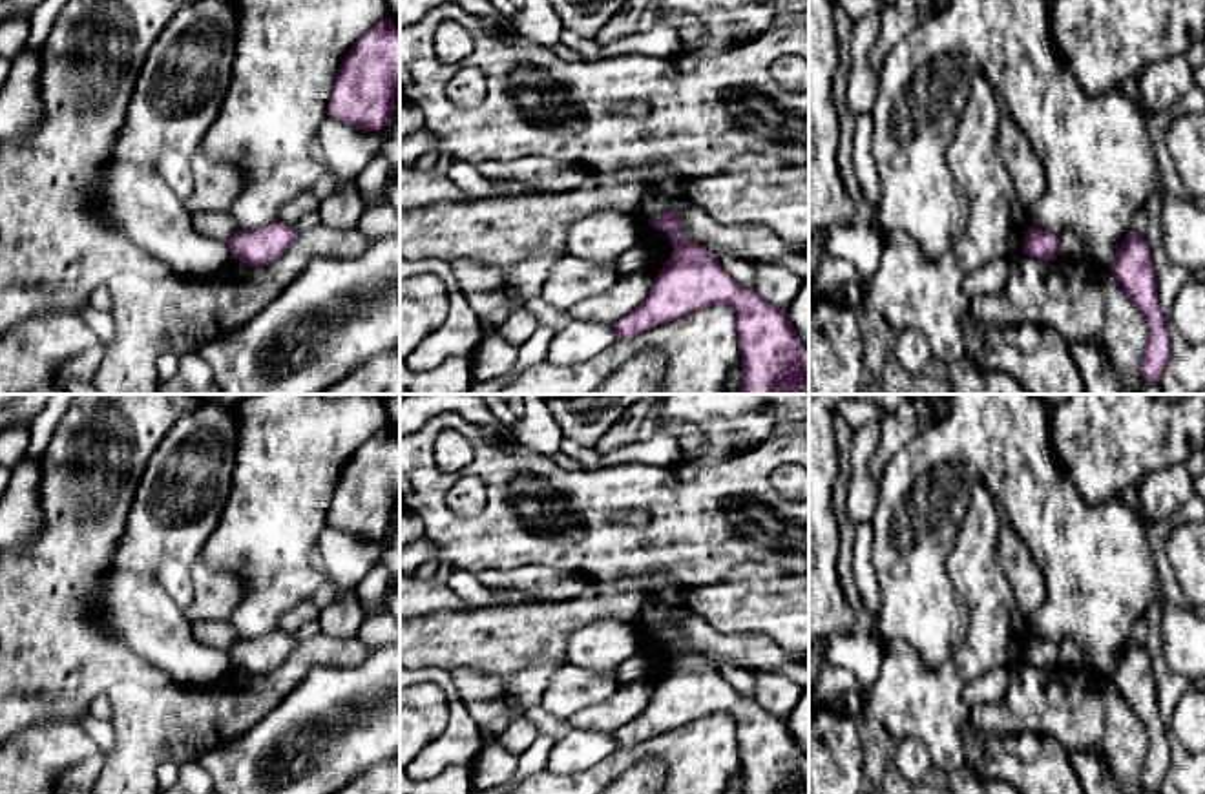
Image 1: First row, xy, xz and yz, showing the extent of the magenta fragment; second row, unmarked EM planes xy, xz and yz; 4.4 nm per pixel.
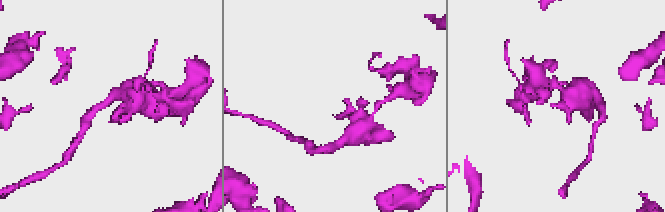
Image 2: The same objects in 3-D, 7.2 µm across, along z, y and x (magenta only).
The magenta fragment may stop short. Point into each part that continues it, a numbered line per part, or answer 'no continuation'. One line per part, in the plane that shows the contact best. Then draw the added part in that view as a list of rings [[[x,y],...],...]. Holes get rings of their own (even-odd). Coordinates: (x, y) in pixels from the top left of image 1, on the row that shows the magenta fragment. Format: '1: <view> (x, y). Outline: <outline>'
no continuation

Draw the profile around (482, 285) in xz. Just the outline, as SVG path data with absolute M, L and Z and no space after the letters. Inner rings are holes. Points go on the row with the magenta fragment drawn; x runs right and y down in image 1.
M473 259L451 261L451 270L458 288L480 321L489 321L495 329L508 318L506 290L502 272Z

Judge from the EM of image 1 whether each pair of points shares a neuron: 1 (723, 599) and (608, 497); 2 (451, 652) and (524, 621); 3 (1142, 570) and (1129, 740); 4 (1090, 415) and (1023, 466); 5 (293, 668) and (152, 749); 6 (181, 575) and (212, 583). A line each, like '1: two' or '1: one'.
1: two
2: one
3: two
4: two
5: one
6: two

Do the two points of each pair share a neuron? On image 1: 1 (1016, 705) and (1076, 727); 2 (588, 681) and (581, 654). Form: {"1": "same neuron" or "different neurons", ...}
{"1": "same neuron", "2": "different neurons"}

